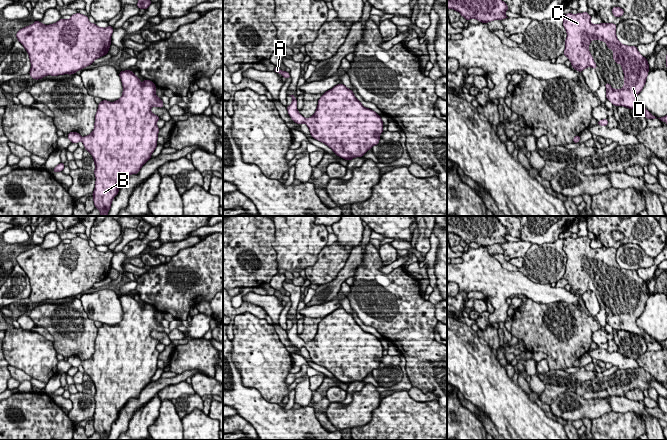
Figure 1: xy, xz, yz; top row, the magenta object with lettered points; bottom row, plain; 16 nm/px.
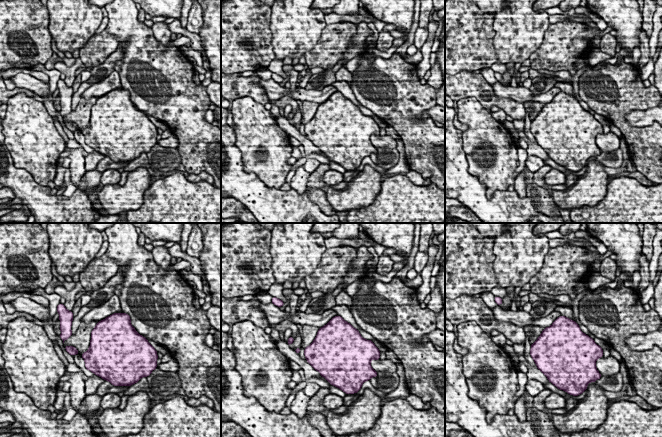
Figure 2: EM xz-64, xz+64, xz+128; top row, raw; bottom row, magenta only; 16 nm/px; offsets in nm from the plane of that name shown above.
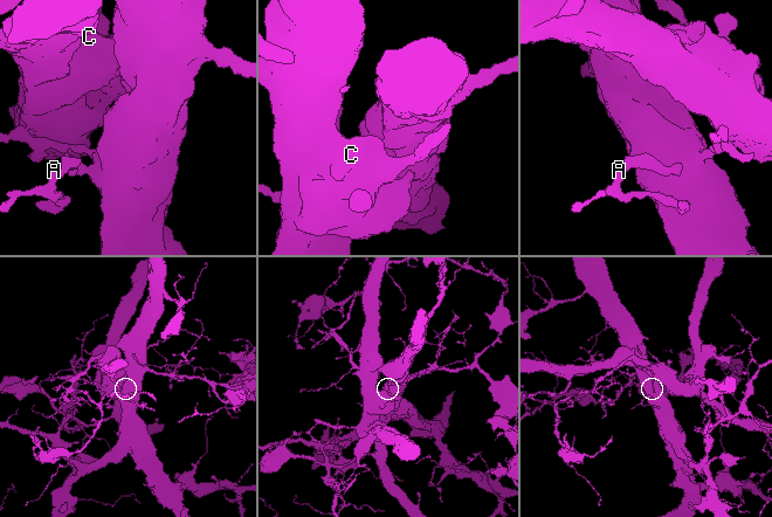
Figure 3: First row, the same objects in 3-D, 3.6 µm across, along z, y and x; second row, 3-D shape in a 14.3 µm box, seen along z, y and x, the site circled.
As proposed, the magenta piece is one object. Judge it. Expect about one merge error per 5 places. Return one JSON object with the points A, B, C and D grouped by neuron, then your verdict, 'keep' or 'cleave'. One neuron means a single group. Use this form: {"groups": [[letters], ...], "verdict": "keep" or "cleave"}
{"groups": [["A", "B", "C", "D"]], "verdict": "keep"}

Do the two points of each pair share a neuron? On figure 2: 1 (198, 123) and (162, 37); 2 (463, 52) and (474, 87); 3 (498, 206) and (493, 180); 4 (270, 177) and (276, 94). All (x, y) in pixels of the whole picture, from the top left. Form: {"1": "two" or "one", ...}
{"1": "two", "2": "two", "3": "two", "4": "two"}

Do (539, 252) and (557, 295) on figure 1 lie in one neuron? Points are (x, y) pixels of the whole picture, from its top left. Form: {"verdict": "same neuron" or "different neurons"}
{"verdict": "different neurons"}

